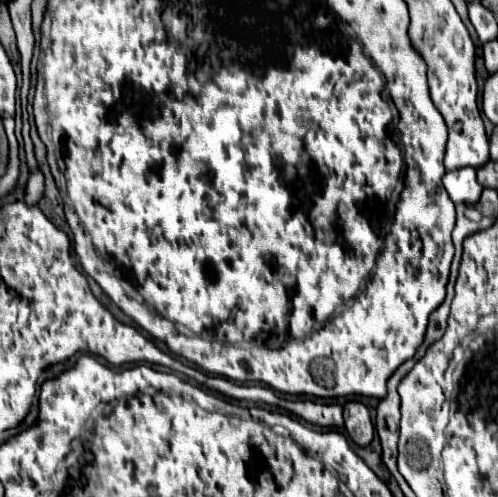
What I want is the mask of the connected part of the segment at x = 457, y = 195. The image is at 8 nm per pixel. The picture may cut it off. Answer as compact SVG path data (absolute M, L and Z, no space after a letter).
M460 168L460 170L452 170L452 172L444 174L442 182L454 204L478 202L480 194L482 194L482 186L478 186L478 180L474 178L474 174L476 174L474 168Z

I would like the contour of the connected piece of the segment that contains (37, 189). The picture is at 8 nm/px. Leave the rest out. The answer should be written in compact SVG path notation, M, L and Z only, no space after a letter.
M28 150L26 152L26 164L28 164L28 182L26 182L26 194L24 194L24 202L26 204L36 204L44 192L44 176L38 170L38 164L34 160L34 154Z

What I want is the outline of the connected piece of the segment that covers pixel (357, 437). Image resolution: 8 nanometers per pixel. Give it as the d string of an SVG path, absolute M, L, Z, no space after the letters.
M348 402L344 404L344 426L348 436L358 444L358 446L368 446L374 428L370 420L370 412L362 402Z

